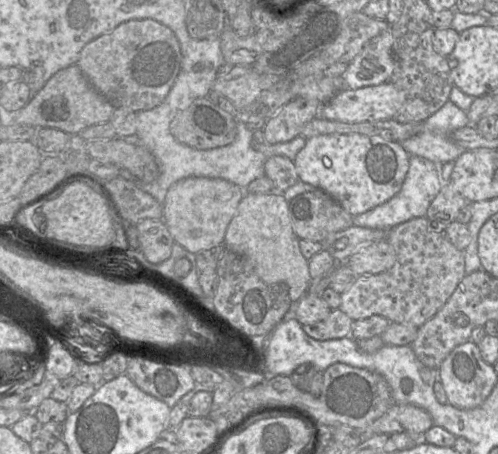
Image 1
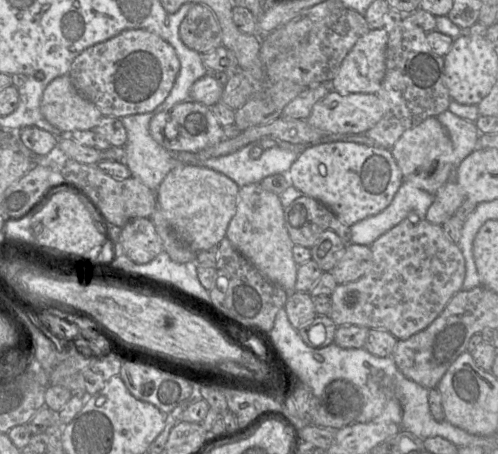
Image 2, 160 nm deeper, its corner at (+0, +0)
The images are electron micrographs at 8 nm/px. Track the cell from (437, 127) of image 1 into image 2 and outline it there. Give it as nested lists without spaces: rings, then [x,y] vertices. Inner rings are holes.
[[[449,109],[436,116],[446,129],[453,145],[453,167],[457,167],[479,147],[480,132],[474,122],[460,118]]]

